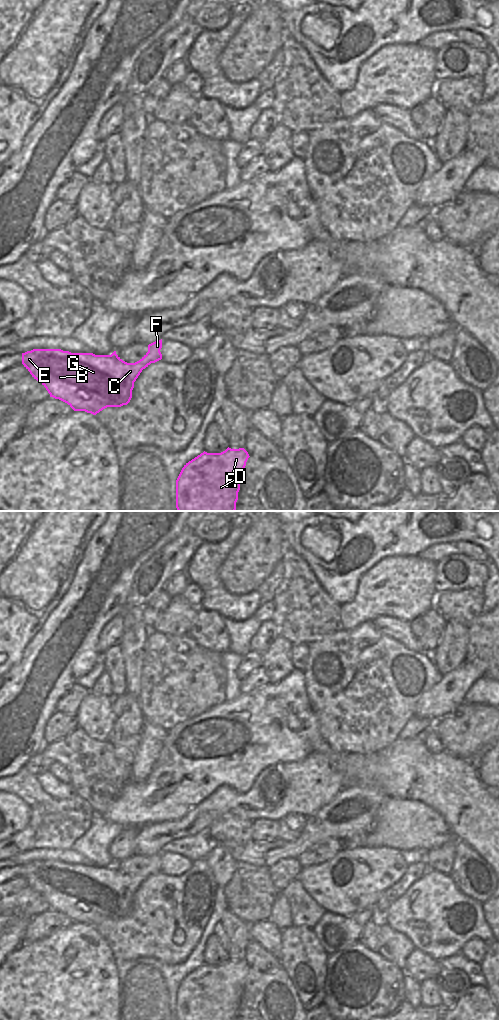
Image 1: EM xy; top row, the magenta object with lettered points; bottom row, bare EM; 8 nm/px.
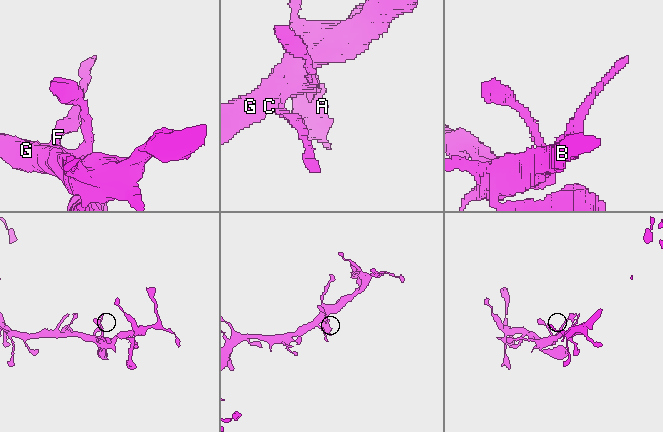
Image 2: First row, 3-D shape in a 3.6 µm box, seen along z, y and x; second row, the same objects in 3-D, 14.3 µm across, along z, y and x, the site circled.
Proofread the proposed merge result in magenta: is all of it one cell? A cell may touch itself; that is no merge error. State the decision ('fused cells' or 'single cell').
single cell

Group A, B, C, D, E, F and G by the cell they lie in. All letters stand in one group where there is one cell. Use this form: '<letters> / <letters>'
A B C D E F G

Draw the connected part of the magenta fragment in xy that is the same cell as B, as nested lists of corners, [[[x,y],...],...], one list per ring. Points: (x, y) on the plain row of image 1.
[[[162,851],[148,857],[148,864],[137,874],[127,875],[114,863],[111,867],[71,865],[61,861],[33,861],[22,865],[22,876],[48,903],[50,909],[67,915],[74,923],[96,927],[107,919],[127,917],[134,894],[143,881],[162,871]]]

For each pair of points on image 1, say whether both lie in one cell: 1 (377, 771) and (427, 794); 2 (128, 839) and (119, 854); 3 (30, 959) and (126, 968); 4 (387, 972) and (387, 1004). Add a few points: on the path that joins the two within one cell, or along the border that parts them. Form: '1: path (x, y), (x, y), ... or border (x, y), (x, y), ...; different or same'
1: path (389, 771), (401, 771), (415, 783); same
2: path (124, 843), (119, 850); same
3: border (115, 959), (120, 990); different
4: path (387, 980), (387, 996); same

